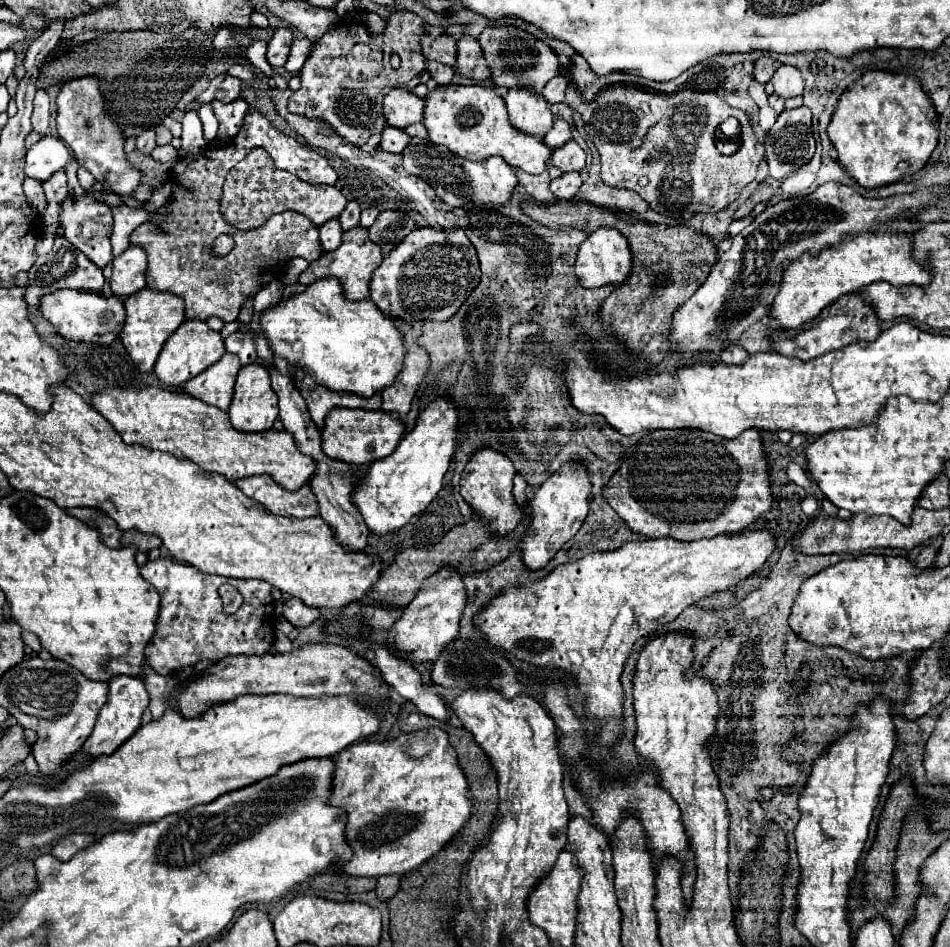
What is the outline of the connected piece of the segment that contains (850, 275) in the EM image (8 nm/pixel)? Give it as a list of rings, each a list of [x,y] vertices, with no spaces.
[[[901,218],[901,222],[889,228],[881,226],[867,230],[837,248],[825,248],[817,258],[797,258],[797,262],[785,270],[785,282],[781,284],[781,290],[769,312],[769,330],[775,326],[799,328],[803,322],[815,318],[825,306],[833,304],[839,296],[851,294],[873,282],[885,280],[893,286],[927,286],[931,278],[929,270],[911,258],[911,234],[919,228],[921,226],[909,224],[905,218]]]

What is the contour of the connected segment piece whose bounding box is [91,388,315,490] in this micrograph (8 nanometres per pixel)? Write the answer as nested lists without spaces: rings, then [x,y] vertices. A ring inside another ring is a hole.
[[[105,388],[91,396],[91,406],[127,444],[141,444],[151,450],[169,452],[177,458],[189,458],[203,470],[223,474],[231,482],[269,474],[283,488],[299,490],[311,480],[315,470],[315,462],[297,448],[293,436],[285,430],[257,434],[239,432],[231,426],[227,412],[183,392],[169,392],[163,388]]]

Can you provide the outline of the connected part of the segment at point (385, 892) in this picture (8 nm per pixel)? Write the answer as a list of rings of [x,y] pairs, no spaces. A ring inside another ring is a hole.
[[[381,876],[381,878],[377,878],[375,892],[377,892],[377,898],[381,902],[391,900],[399,892],[399,876]]]

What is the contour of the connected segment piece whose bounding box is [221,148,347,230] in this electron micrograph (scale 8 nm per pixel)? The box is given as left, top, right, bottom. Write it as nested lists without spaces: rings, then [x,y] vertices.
[[[253,148],[247,158],[243,158],[233,170],[229,170],[223,196],[221,196],[221,212],[225,214],[225,220],[239,230],[251,230],[261,226],[267,218],[273,214],[295,210],[303,216],[307,216],[315,226],[325,224],[331,218],[337,218],[347,204],[347,198],[335,188],[335,186],[313,186],[309,182],[299,180],[293,174],[285,174],[283,170],[277,170],[273,164],[273,158],[263,148]]]

